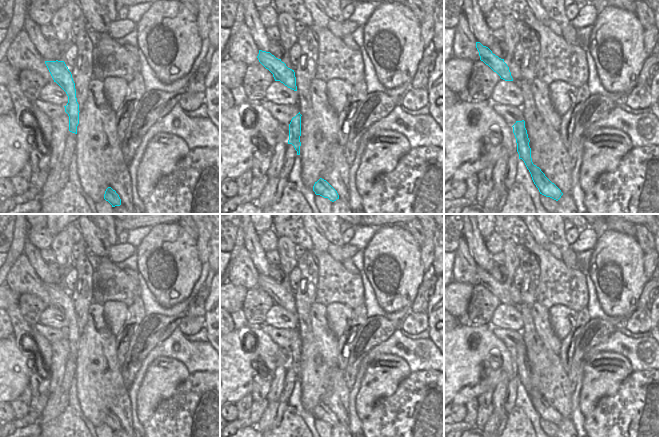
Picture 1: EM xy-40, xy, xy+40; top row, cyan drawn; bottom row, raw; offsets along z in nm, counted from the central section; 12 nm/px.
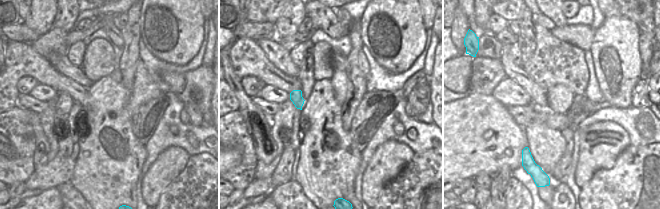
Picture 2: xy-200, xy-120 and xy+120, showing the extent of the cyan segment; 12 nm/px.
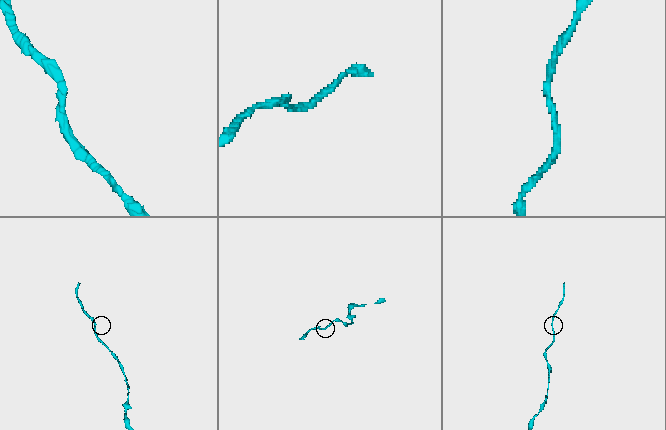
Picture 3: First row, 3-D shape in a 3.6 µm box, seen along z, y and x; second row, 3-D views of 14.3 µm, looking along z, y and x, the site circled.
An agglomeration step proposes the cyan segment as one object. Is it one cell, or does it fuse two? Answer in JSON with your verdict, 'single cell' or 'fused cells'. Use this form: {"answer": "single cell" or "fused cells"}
{"answer": "single cell"}

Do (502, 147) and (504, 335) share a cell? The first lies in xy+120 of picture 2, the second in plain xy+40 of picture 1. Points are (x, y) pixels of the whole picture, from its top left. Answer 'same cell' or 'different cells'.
different cells

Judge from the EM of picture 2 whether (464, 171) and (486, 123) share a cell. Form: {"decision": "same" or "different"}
{"decision": "same"}

